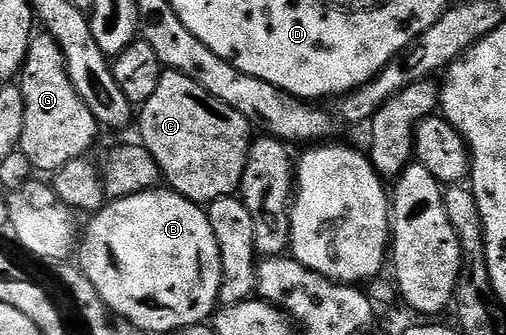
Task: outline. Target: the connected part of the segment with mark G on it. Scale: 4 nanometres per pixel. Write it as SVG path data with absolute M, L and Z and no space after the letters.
M39 33L27 50L27 60L21 72L21 90L25 101L25 129L21 133L19 150L29 157L36 172L54 173L75 159L82 159L101 134L99 122L89 113L89 105L81 101L67 72L65 57L53 36Z

